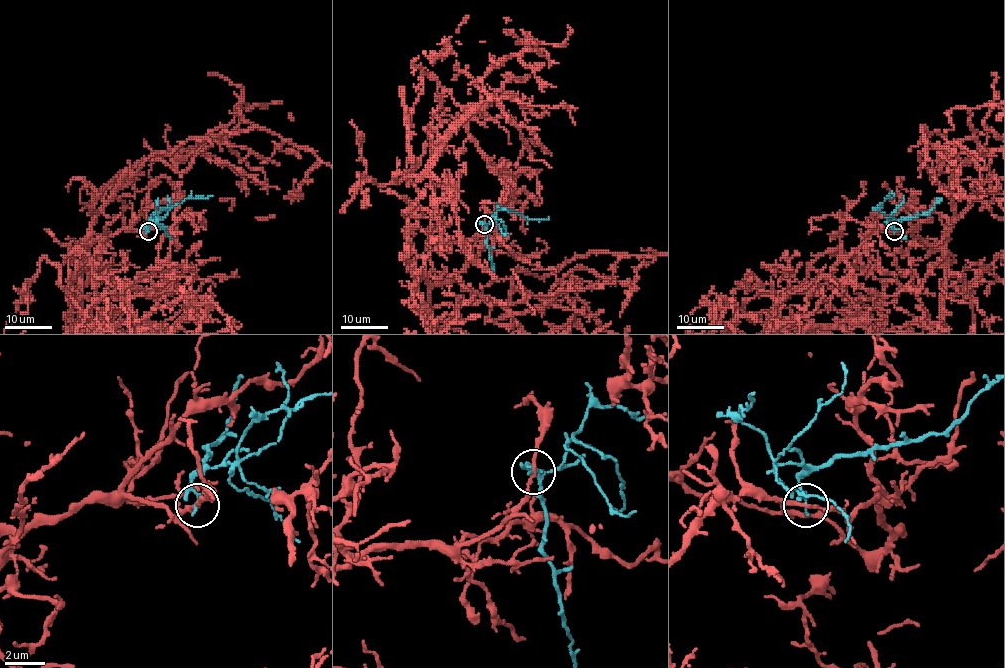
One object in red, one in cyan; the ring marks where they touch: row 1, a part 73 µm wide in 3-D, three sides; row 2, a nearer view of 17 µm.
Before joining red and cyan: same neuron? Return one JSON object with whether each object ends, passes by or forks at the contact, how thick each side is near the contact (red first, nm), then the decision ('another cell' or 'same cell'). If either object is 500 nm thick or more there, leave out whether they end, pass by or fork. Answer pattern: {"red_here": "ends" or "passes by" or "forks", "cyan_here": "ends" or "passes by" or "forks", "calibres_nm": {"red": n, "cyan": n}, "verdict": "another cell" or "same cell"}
{"red_here": "passes by", "cyan_here": "passes by", "calibres_nm": {"red": 180, "cyan": 120}, "verdict": "another cell"}

